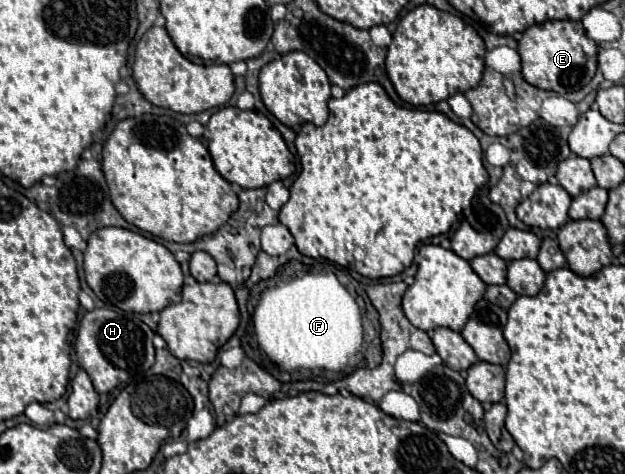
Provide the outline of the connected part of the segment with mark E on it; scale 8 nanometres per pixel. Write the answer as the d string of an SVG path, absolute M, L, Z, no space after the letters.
M545 21L529 27L519 41L521 75L533 87L567 95L585 87L597 69L597 43L587 37L581 21Z

